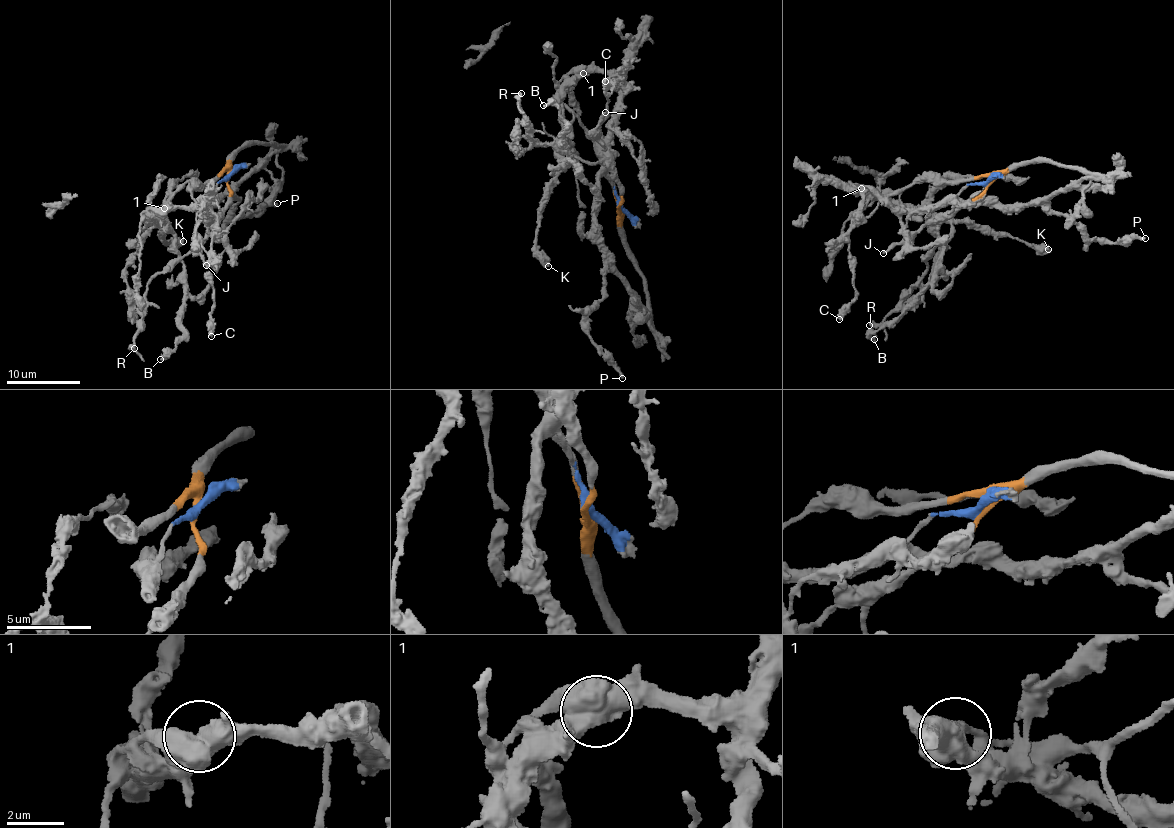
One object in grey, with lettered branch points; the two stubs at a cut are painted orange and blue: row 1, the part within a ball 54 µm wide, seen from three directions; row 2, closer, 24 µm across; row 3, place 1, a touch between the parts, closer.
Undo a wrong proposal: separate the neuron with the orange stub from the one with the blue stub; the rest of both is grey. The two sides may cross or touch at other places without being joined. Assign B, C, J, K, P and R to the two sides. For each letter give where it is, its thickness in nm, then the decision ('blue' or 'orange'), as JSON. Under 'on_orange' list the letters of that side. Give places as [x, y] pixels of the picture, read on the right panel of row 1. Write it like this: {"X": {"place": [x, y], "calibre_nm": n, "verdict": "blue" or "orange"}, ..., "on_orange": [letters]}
{"B": {"place": [874, 339], "calibre_nm": 360, "verdict": "blue"}, "C": {"place": [839, 319], "calibre_nm": 400, "verdict": "blue"}, "J": {"place": [883, 253], "calibre_nm": 220, "verdict": "orange"}, "K": {"place": [1048, 249], "calibre_nm": 600, "verdict": "blue"}, "P": {"place": [1145, 238], "calibre_nm": 320, "verdict": "blue"}, "R": {"place": [869, 325], "calibre_nm": 480, "verdict": "orange"}, "on_orange": ["J", "R"]}

